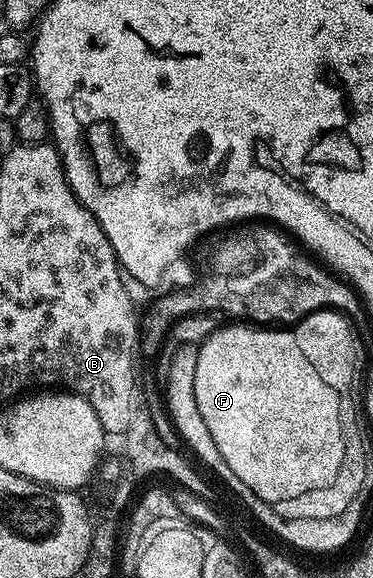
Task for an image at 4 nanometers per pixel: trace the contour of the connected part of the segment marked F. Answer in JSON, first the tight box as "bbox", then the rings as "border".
{"bbox":[196,324,344,498],"border":[[[223,324],[202,342],[196,360],[196,402],[216,448],[220,448],[220,456],[228,460],[228,468],[244,484],[254,486],[262,498],[290,498],[290,494],[302,494],[302,490],[323,486],[334,478],[334,470],[342,462],[338,423],[344,418],[344,407],[337,392],[320,380],[319,373],[300,352],[289,329],[249,325]]]}

